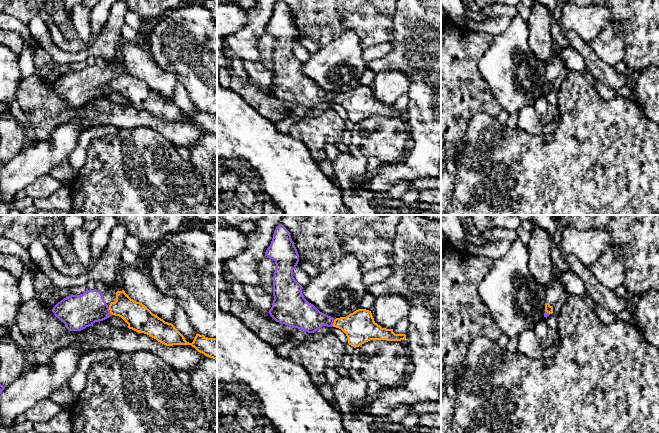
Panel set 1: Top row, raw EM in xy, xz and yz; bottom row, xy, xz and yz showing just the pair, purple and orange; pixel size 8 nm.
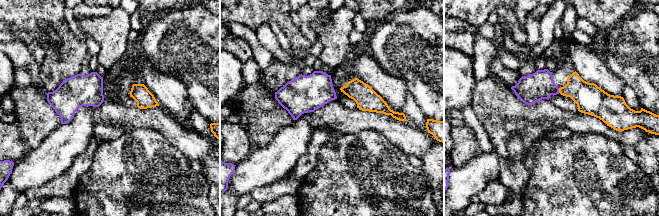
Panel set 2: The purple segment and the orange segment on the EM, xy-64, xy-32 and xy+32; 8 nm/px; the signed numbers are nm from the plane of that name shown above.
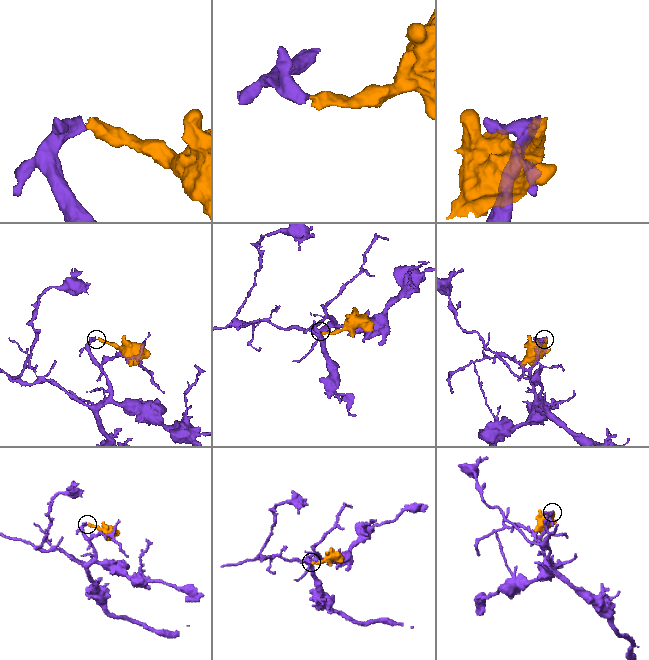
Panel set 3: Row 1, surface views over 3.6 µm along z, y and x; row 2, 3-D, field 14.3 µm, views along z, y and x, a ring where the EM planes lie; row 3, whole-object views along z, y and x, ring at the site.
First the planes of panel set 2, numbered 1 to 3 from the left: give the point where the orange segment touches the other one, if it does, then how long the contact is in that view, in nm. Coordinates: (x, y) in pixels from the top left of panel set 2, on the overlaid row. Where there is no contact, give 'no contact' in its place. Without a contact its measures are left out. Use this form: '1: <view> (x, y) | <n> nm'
1: no contact
2: no contact
3: xy+32 (558, 90) | 40 nm

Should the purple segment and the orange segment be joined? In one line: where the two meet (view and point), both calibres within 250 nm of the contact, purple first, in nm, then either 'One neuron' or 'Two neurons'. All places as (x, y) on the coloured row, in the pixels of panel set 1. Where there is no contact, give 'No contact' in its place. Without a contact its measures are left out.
Touches purple at xy (109, 311). Thickness 280 nm (purple) against 220 nm. One neuron

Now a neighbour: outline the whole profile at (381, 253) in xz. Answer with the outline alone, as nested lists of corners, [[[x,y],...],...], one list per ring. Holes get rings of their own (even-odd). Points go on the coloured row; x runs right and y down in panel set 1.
[[[286,215],[281,224],[290,232],[299,254],[297,266],[310,278],[322,273],[347,254],[355,255],[362,272],[395,262],[393,242],[402,215]]]

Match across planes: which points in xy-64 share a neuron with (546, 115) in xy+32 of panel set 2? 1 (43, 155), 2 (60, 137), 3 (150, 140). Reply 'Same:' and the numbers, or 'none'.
Same: none

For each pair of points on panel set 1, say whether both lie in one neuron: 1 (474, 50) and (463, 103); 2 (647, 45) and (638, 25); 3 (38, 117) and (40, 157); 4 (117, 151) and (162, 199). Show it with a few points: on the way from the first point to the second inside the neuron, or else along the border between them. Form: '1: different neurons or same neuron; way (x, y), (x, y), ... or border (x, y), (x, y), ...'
1: same neuron; way (464, 63), (464, 90)
2: same neuron; way (647, 40), (647, 34), (643, 30)
3: different neurons; border (57, 125), (46, 139), (38, 141)
4: same neuron; way (128, 163), (150, 187)

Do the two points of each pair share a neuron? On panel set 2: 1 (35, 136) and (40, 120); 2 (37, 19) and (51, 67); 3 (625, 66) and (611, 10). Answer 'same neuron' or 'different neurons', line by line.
1: same neuron
2: same neuron
3: different neurons

